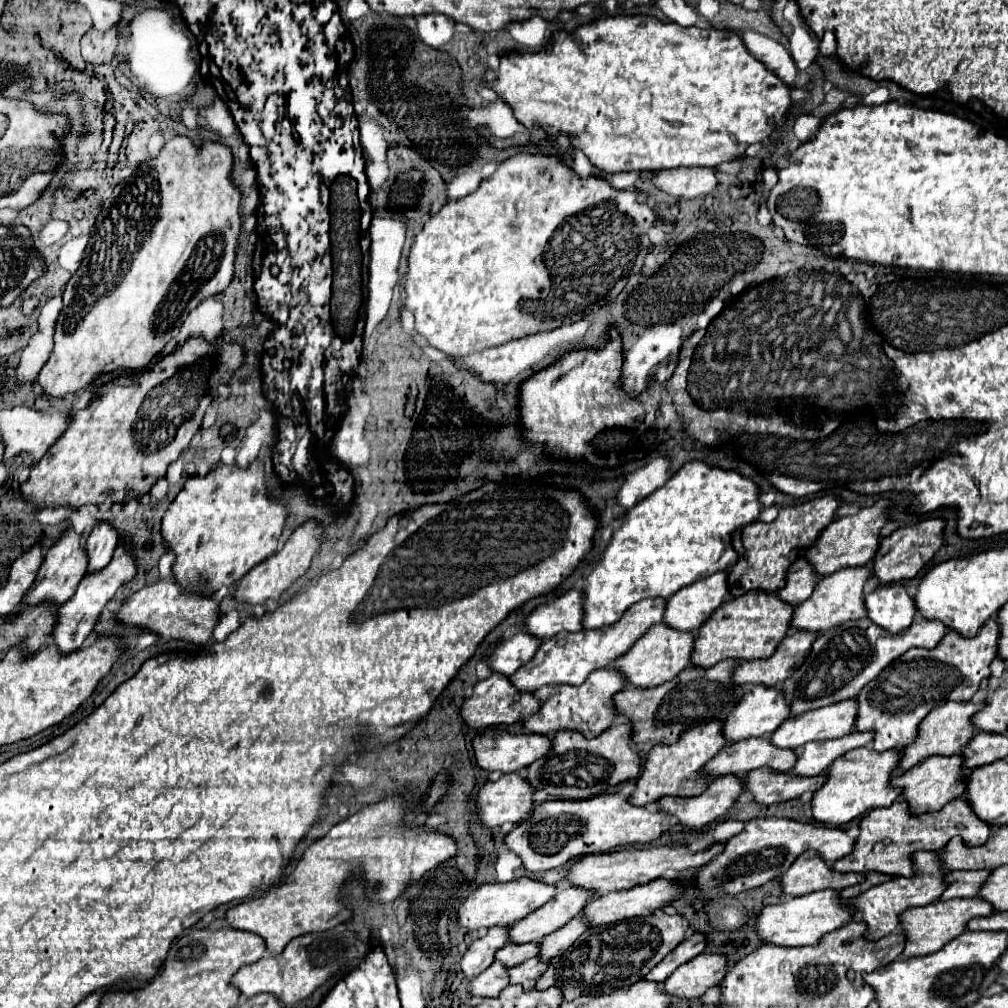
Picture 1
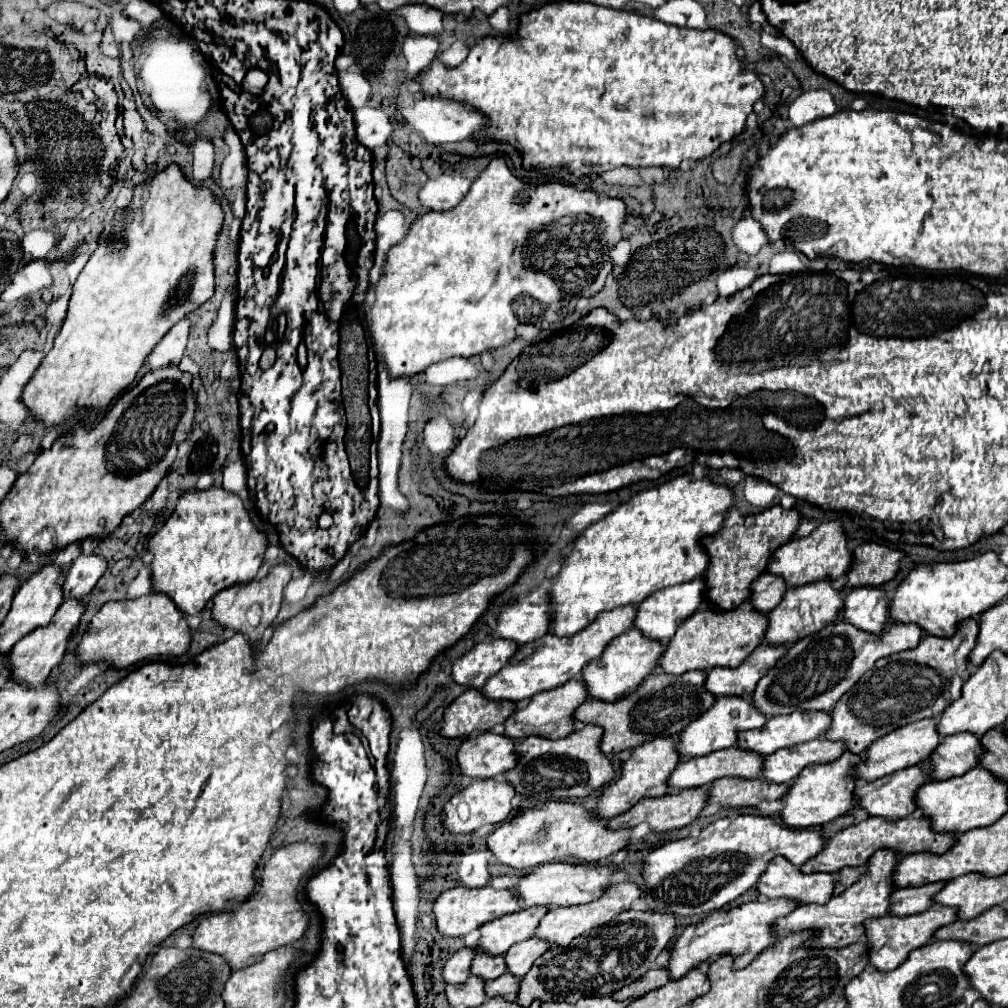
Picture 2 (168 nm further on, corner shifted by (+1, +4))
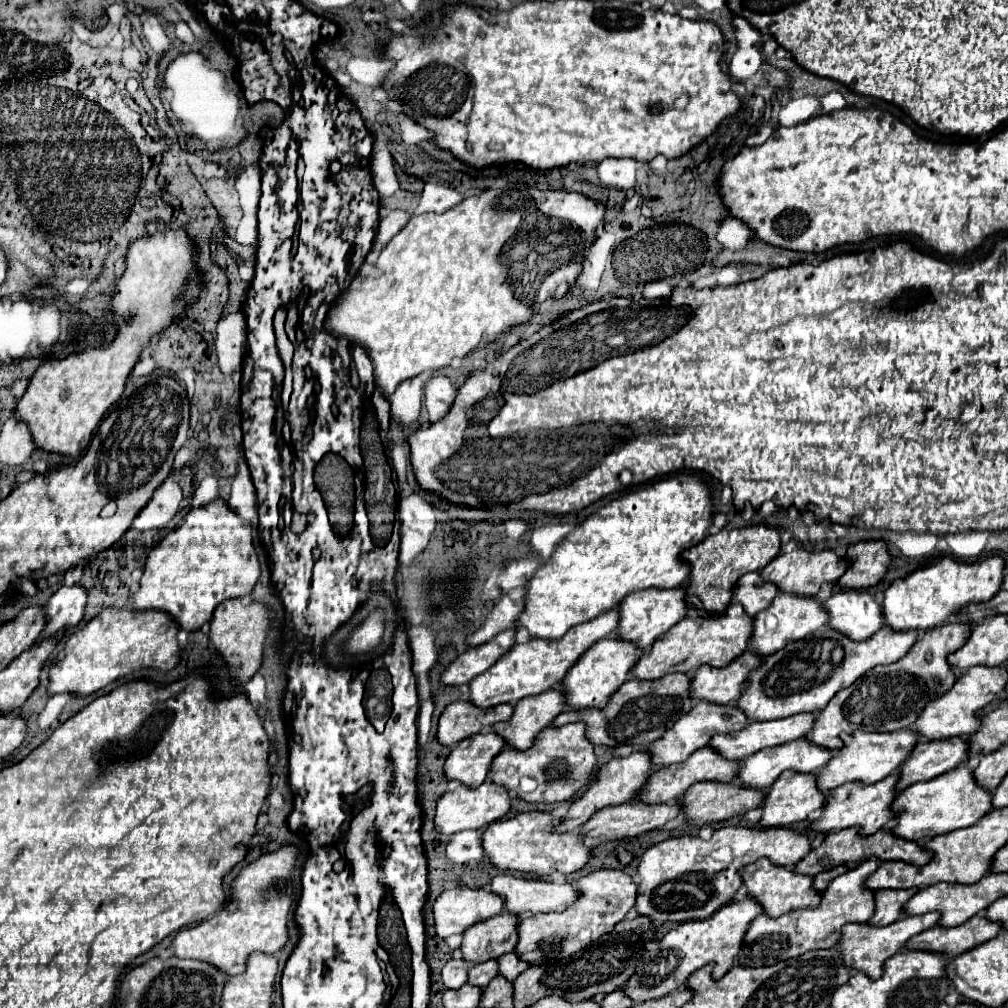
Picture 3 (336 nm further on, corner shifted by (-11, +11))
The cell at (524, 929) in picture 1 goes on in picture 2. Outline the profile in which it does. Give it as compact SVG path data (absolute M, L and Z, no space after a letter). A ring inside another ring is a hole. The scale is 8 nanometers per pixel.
M528 907L480 927L480 951L488 951L490 955L504 955L514 943L526 941L534 937L540 919L548 913L548 907Z

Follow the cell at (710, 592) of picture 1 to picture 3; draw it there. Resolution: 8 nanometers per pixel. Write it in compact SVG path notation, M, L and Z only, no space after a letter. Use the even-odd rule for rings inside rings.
M652 588L652 592L632 592L628 594L620 604L618 604L618 626L614 630L614 634L620 640L632 642L642 650L648 650L654 640L658 636L662 636L664 632L668 632L676 622L680 622L686 612L688 612L688 604L684 600L684 588L674 588L674 590L656 590Z

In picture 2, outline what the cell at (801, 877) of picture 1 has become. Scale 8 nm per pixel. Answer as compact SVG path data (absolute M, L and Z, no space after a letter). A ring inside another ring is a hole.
M784 857L772 859L756 889L766 897L788 897L800 903L826 903L836 887L836 873L802 873L802 869Z

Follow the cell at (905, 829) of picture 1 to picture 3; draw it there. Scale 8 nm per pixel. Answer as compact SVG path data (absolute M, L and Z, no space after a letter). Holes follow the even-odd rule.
M846 828L846 830L838 830L832 834L826 834L824 842L818 848L812 848L796 866L794 872L796 874L806 874L806 876L816 876L824 870L830 870L834 866L846 864L846 866L856 866L862 860L868 860L876 856L880 862L888 862L888 860L900 860L906 864L924 864L924 860L928 860L928 852L924 852L924 848L920 848L916 842L908 842L902 838L896 838L892 832L882 830L876 832L872 836L858 836L856 828Z

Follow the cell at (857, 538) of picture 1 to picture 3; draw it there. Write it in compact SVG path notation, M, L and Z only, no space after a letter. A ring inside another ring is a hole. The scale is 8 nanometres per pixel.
M796 546L790 554L776 556L764 570L760 570L760 576L764 582L772 582L780 592L788 592L794 596L816 596L822 584L836 582L846 572L846 562L838 558L832 550L824 550L820 554L810 552L802 546Z

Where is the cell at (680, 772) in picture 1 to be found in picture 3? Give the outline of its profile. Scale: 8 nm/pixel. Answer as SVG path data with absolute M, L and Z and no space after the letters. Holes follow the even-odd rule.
M632 752L628 758L616 758L610 760L608 764L600 766L594 774L594 780L586 786L586 790L582 792L580 798L570 802L570 810L568 814L562 818L562 822L556 826L556 832L574 832L580 828L580 824L584 824L594 812L608 808L608 806L618 806L628 802L630 798L636 798L636 792L640 790L640 786L644 784L644 780L648 780L648 776L654 772L656 768L652 766L650 758L646 752Z

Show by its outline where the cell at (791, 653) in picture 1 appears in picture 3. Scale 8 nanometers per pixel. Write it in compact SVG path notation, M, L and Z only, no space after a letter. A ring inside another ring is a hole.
M746 650L724 668L700 666L690 678L690 698L712 704L732 704L736 692L740 692L740 684L744 684L744 676L748 676L758 664L760 658Z

